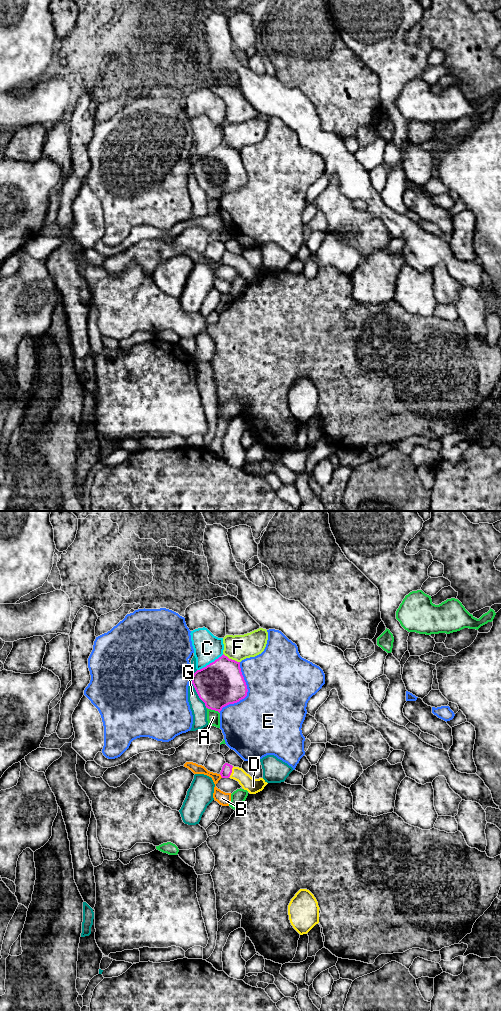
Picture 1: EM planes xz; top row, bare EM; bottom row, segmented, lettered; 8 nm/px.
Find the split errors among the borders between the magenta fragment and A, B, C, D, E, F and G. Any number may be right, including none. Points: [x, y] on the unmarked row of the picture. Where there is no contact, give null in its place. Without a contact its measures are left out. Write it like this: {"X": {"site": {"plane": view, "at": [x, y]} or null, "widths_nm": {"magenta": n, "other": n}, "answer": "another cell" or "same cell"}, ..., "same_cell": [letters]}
{"A": {"site": {"plane": "xz", "at": [213, 197]}, "widths_nm": {"magenta": 360, "other": 110}, "answer": "another cell"}, "B": {"site": {"plane": "xz", "at": [221, 264]}, "widths_nm": {"magenta": 90, "other": 100}, "answer": "another cell"}, "C": {"site": {"plane": "xz", "at": [210, 151]}, "widths_nm": {"magenta": 360, "other": 220}, "answer": "another cell"}, "D": {"site": {"plane": "xz", "at": [231, 260]}, "widths_nm": {"magenta": 90, "other": 120}, "answer": "same cell"}, "E": {"site": {"plane": "xz", "at": [246, 181]}, "widths_nm": {"magenta": 360, "other": 480}, "answer": "another cell"}, "F": {"site": {"plane": "xz", "at": [231, 147]}, "widths_nm": {"magenta": 360, "other": 200}, "answer": "another cell"}, "G": {"site": {"plane": "xz", "at": [197, 181]}, "widths_nm": {"magenta": 360, "other": 120}, "answer": "another cell"}, "same_cell": ["D"]}

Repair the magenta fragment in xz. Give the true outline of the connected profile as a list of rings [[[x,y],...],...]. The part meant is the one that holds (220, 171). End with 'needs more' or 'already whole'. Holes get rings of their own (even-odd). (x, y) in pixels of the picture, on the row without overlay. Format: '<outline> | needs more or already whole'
[[[224,142],[192,164],[192,172],[206,196],[218,199],[247,184],[247,173],[240,150]]] | already whole

